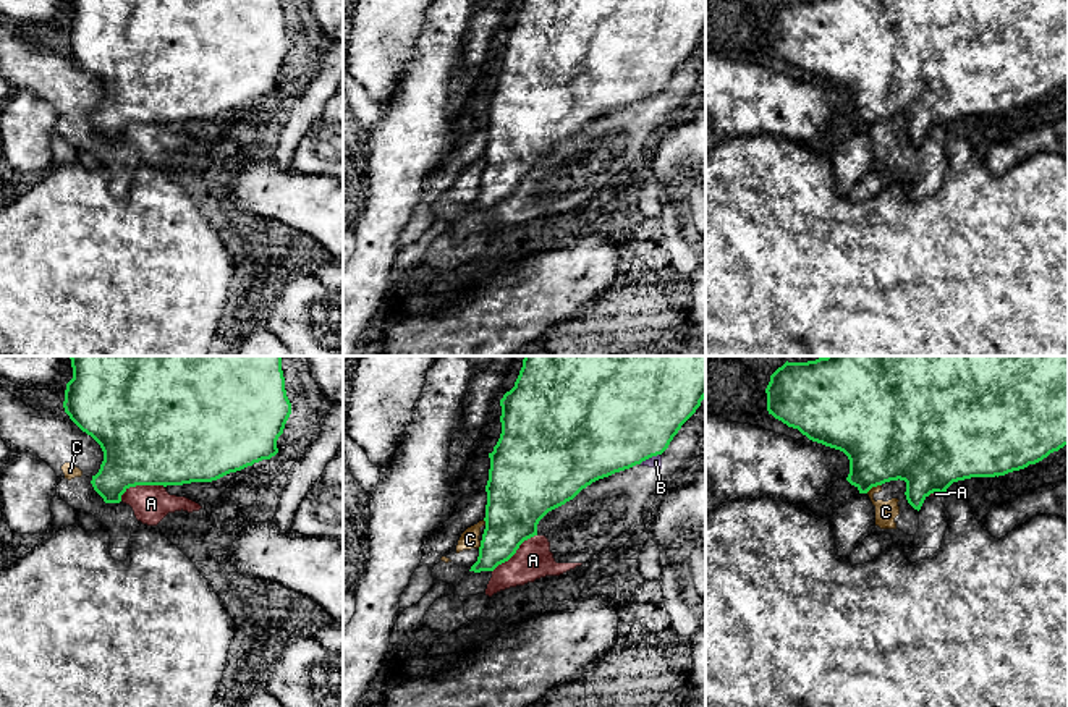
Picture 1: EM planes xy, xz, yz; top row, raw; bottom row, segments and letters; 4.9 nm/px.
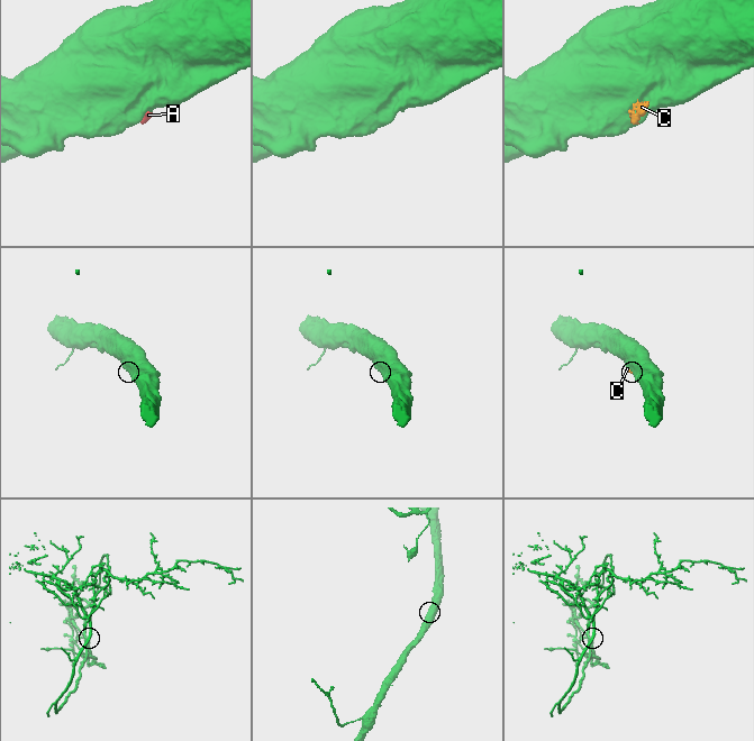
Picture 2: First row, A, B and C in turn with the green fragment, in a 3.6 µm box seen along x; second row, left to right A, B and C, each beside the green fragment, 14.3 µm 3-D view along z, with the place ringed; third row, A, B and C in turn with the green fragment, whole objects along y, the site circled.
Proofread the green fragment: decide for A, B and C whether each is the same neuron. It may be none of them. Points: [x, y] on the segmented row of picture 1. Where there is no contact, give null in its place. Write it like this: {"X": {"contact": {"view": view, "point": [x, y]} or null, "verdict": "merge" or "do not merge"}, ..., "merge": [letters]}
{"A": {"contact": {"view": "xy", "point": [139, 484]}, "verdict": "do not merge"}, "B": {"contact": {"view": "xz", "point": [649, 457]}, "verdict": "do not merge"}, "C": {"contact": {"view": "yz", "point": [873, 486]}, "verdict": "do not merge"}, "merge": []}

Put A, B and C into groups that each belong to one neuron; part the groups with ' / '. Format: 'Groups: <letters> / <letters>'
Groups: A B C

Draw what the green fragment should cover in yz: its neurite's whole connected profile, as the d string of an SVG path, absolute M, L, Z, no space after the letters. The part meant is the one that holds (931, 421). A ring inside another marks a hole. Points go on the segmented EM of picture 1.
M825 356L816 361L807 362L785 362L778 367L772 375L770 382L765 388L767 393L767 411L775 419L782 421L788 427L798 429L809 440L822 443L825 447L843 451L850 459L850 474L846 481L854 485L859 493L867 493L872 487L882 485L890 481L905 481L906 482L906 500L914 510L921 510L924 500L934 493L943 493L947 489L958 481L971 479L971 477L998 477L1013 471L1019 471L1028 468L1029 464L1036 464L1047 458L1050 453L1058 451L1065 445L1068 445L1068 356Z

